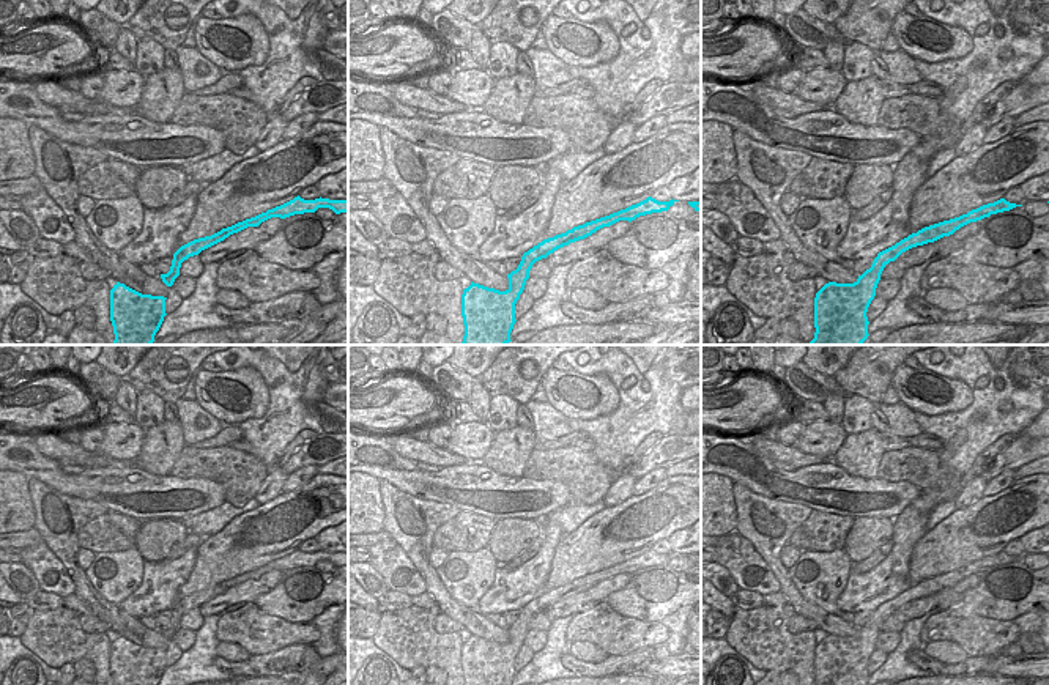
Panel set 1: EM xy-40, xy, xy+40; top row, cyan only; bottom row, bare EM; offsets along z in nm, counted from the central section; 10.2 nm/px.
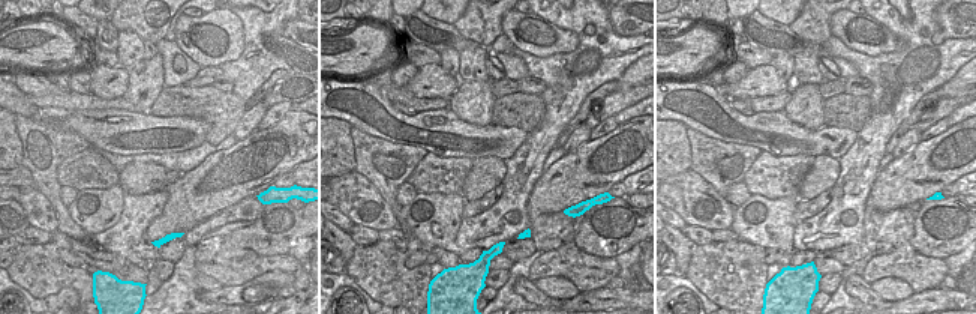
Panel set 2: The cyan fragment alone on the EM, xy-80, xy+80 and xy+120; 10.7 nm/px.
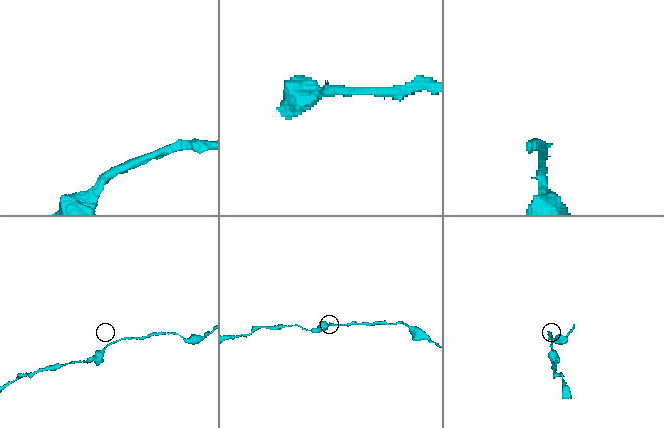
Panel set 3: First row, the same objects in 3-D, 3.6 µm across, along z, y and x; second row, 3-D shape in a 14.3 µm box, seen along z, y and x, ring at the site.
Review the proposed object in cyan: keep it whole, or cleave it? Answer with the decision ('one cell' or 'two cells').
one cell

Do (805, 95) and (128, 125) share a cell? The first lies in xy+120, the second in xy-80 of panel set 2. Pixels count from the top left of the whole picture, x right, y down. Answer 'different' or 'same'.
different

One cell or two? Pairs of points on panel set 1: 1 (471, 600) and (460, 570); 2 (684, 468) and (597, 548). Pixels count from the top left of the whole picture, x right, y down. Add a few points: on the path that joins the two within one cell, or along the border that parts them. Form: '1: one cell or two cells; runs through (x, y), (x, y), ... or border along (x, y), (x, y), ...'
1: one cell; runs through (470, 592), (467, 578)
2: two cells; border along (684, 474), (667, 477)

